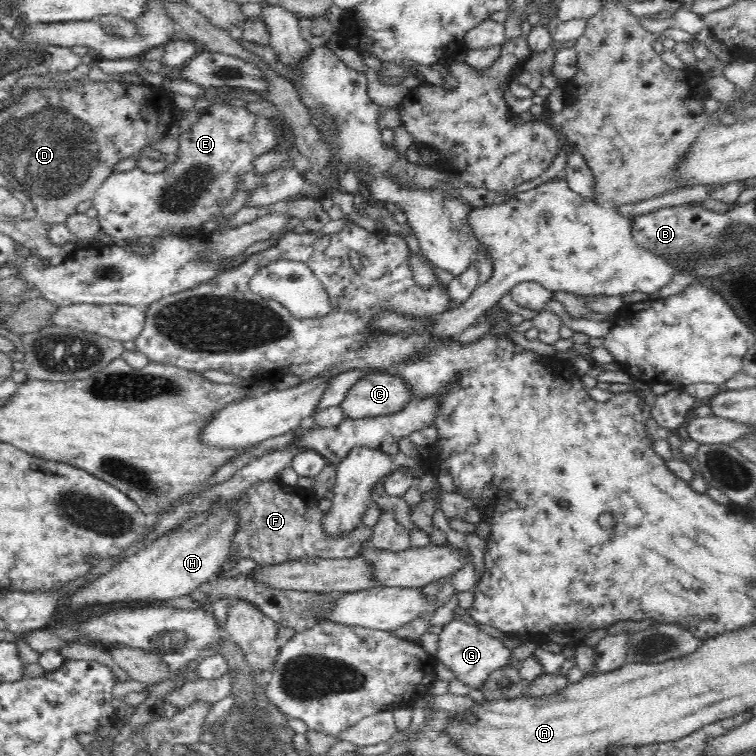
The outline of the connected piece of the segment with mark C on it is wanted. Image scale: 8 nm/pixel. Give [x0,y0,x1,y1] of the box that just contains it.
[340,372,415,419]

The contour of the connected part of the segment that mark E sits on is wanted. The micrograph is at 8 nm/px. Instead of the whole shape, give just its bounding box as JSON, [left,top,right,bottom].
[93,104,288,255]

